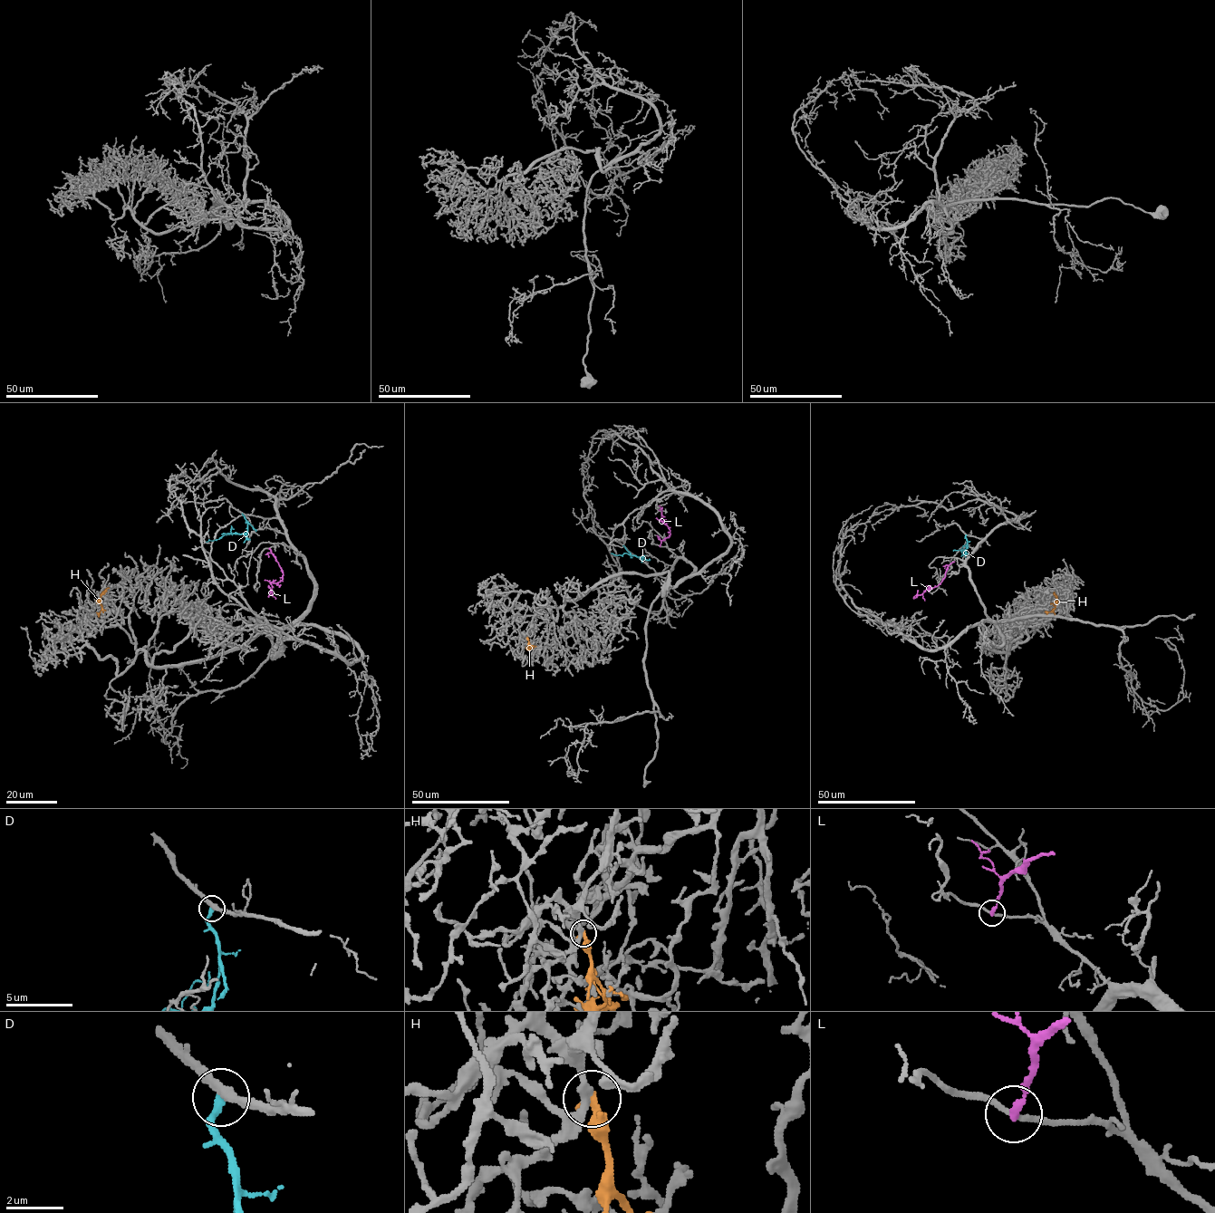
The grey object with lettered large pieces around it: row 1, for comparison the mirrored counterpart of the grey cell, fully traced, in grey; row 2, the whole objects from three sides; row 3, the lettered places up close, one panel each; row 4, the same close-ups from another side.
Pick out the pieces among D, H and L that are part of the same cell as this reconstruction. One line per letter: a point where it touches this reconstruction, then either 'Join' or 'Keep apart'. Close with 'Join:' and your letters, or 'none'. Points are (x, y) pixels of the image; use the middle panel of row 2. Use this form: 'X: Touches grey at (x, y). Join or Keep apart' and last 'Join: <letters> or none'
D: Touches grey at (639, 558). Keep apart
H: Touches grey at (527, 637). Keep apart
L: Touches grey at (660, 546). Keep apart
Join: none

